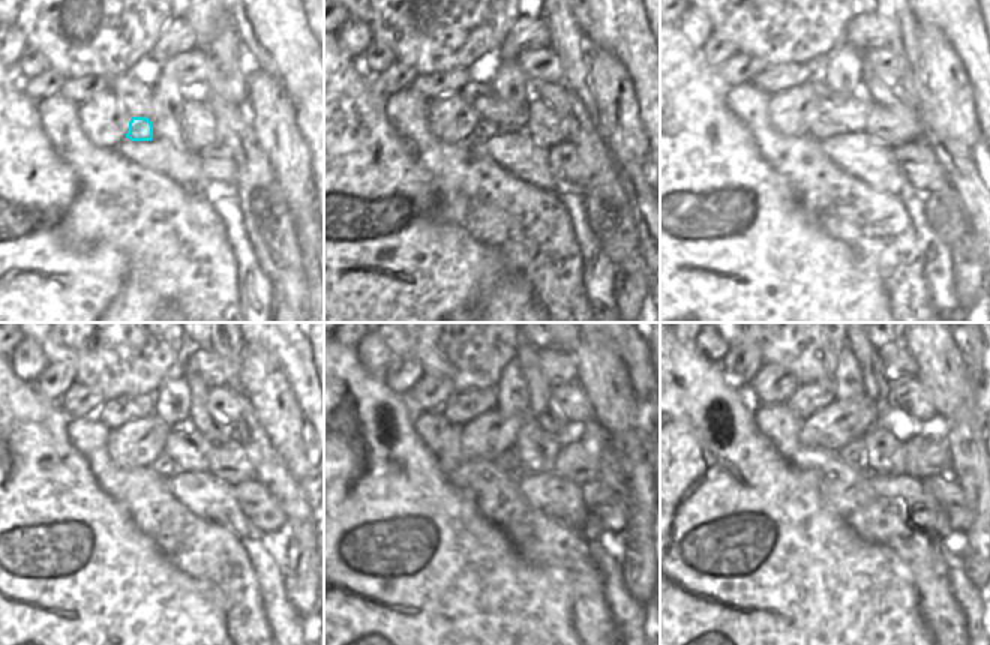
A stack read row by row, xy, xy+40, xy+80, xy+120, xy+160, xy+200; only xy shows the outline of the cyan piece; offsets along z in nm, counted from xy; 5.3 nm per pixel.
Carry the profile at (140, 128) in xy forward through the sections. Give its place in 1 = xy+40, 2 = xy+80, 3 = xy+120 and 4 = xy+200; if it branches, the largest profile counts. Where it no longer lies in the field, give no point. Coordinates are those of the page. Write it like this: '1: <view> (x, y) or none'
1: xy+40 (485, 129)
2: xy+80 (822, 129)
3: xy+120 (164, 465)
4: xy+200 (852, 453)

